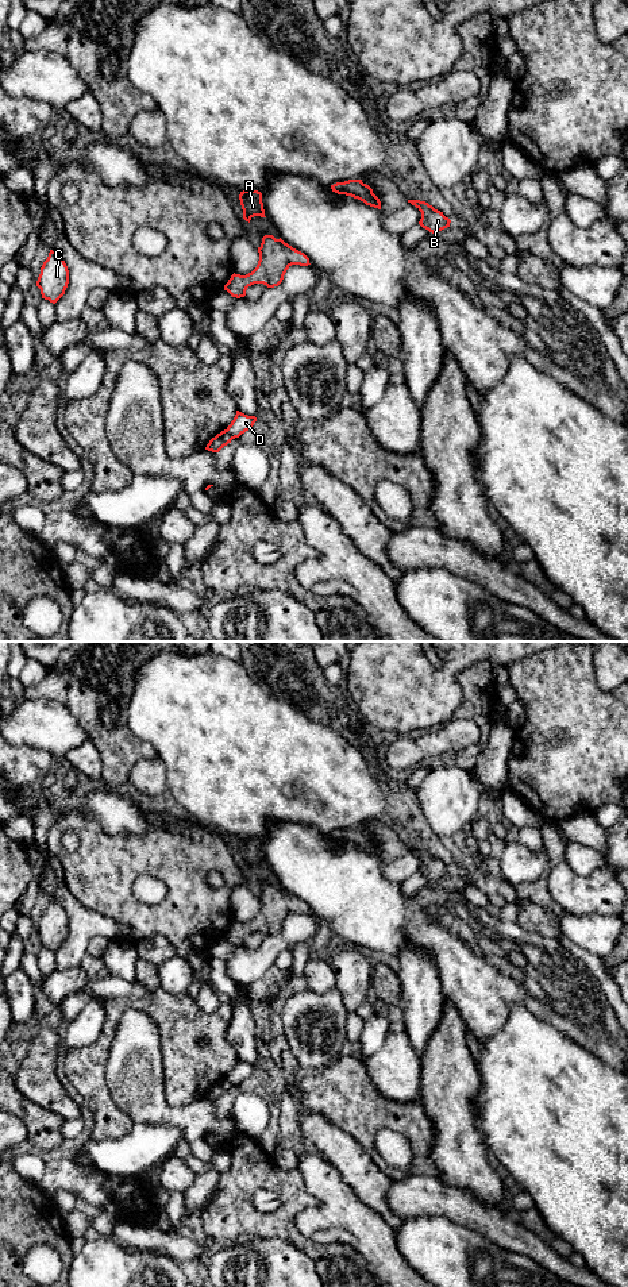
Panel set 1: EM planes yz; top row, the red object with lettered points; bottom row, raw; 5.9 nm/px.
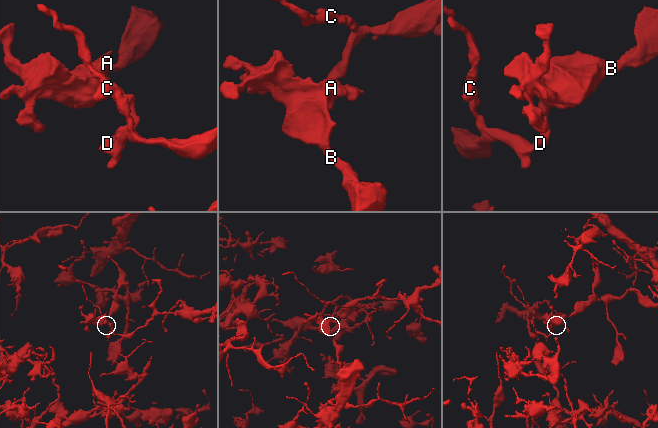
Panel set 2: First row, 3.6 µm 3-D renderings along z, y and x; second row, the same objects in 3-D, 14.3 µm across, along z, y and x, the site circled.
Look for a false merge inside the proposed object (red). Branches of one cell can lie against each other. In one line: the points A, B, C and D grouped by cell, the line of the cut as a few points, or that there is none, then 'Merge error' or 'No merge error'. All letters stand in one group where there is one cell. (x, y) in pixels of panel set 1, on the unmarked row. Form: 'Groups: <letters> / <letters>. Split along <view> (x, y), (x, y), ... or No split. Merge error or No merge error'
Groups: A B D / C. Split along yz (226, 1078), (232, 1086). Merge error

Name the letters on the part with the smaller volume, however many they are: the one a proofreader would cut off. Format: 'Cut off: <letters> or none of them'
Cut off: C

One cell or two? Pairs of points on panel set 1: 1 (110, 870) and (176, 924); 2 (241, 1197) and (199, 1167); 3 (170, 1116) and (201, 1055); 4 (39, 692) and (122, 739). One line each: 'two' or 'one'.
1: one
2: two
3: two
4: one

